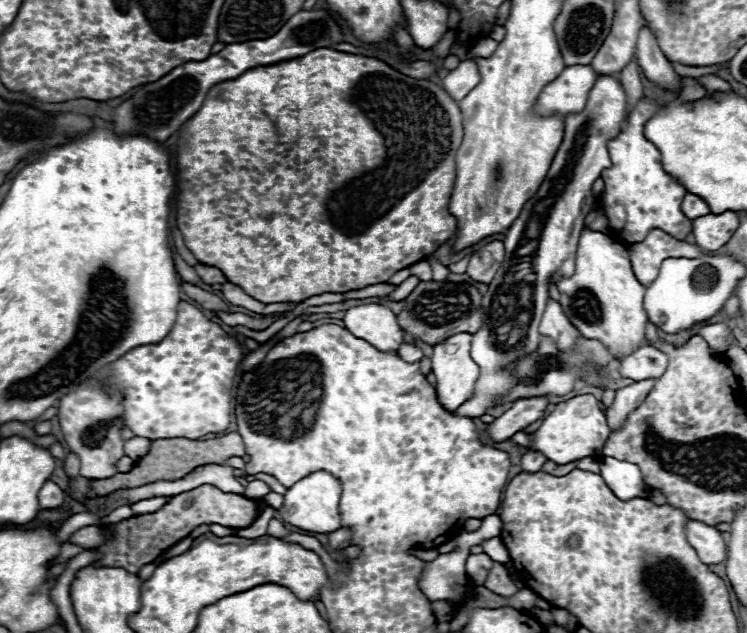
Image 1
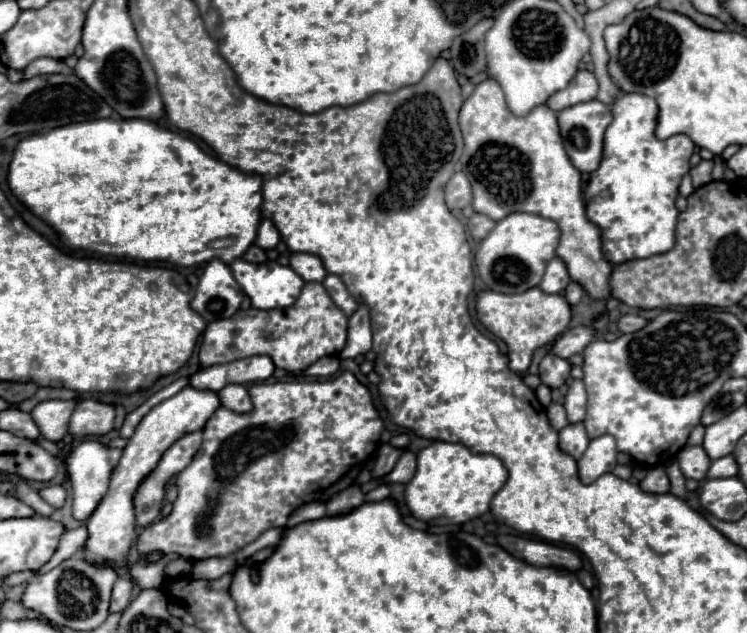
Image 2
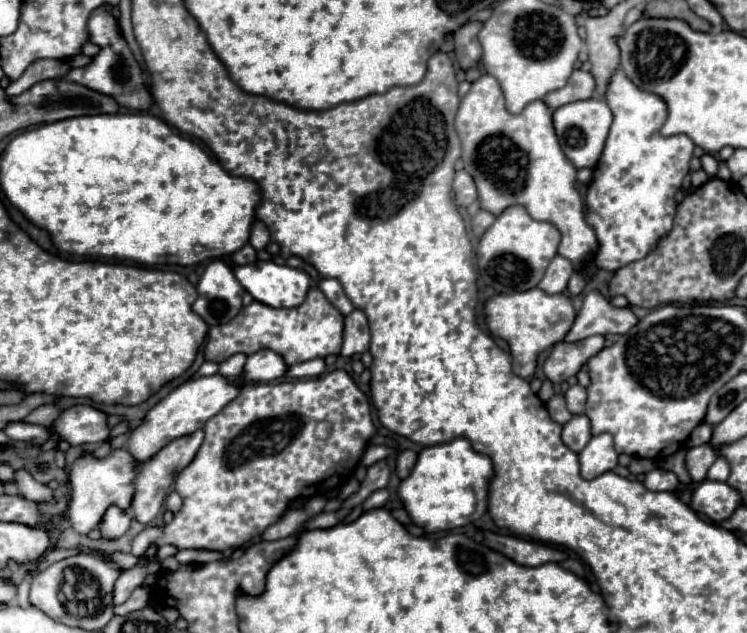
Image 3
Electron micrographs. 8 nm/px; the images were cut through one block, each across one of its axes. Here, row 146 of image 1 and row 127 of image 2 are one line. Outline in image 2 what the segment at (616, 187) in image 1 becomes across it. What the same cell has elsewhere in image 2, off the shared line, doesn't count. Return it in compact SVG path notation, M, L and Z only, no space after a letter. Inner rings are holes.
M620 92L610 108L614 120L604 136L604 158L590 176L584 198L588 220L602 230L604 258L622 264L672 250L678 218L674 200L682 176L690 171L694 142L686 134L658 140L654 134L658 104L644 94Z

